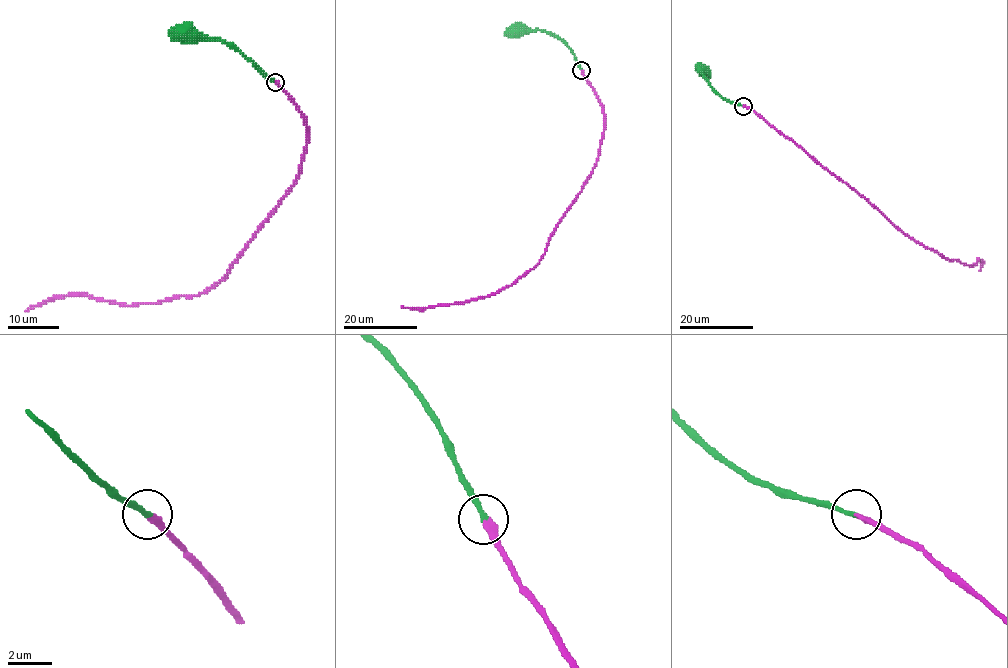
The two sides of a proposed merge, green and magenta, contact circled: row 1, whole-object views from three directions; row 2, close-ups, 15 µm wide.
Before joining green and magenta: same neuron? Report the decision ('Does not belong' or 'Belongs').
Belongs

